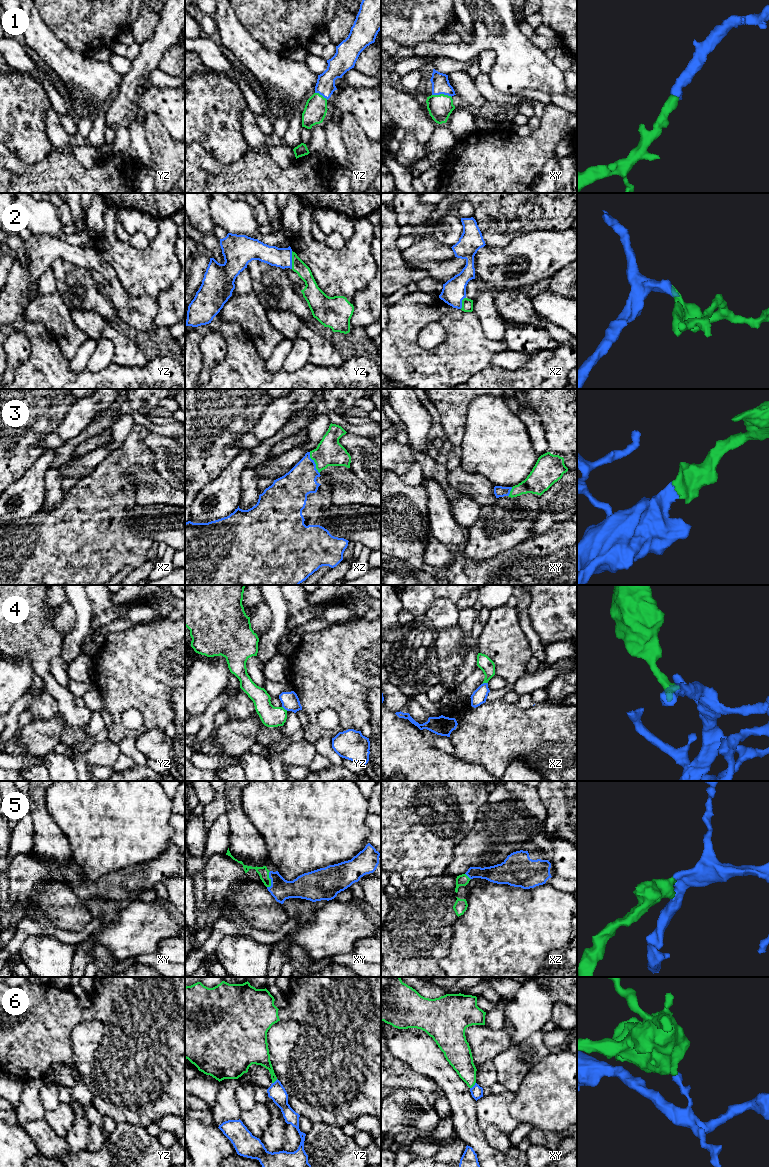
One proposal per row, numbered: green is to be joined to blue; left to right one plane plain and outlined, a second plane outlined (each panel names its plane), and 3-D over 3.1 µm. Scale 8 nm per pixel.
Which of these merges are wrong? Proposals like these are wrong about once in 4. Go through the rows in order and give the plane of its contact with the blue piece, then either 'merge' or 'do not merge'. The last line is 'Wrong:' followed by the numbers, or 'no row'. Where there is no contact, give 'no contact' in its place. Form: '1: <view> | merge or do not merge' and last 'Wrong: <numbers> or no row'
1: xy | merge
2: yz | merge
3: xz | merge
4: xz | do not merge
5: xy | merge
6: xy | do not merge
Wrong: 4, 6

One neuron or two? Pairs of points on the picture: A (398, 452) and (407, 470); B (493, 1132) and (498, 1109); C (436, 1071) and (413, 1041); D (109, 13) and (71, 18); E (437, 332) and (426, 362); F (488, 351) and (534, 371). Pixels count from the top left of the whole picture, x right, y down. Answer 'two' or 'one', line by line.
A: one
B: two
C: one
D: one
E: two
F: two

